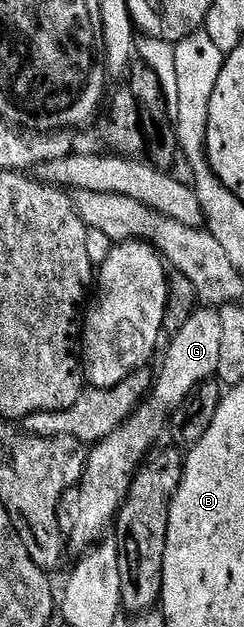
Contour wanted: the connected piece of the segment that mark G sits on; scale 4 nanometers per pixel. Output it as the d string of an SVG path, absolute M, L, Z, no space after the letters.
M196 309L193 317L181 325L179 332L170 336L171 344L163 355L163 368L159 375L157 371L154 376L151 394L146 402L123 426L90 448L79 486L59 502L59 526L70 550L72 547L78 553L86 553L106 536L103 534L118 516L136 471L158 444L155 442L165 435L174 411L182 407L202 383L216 378L217 364L221 358L222 331L218 310Z

